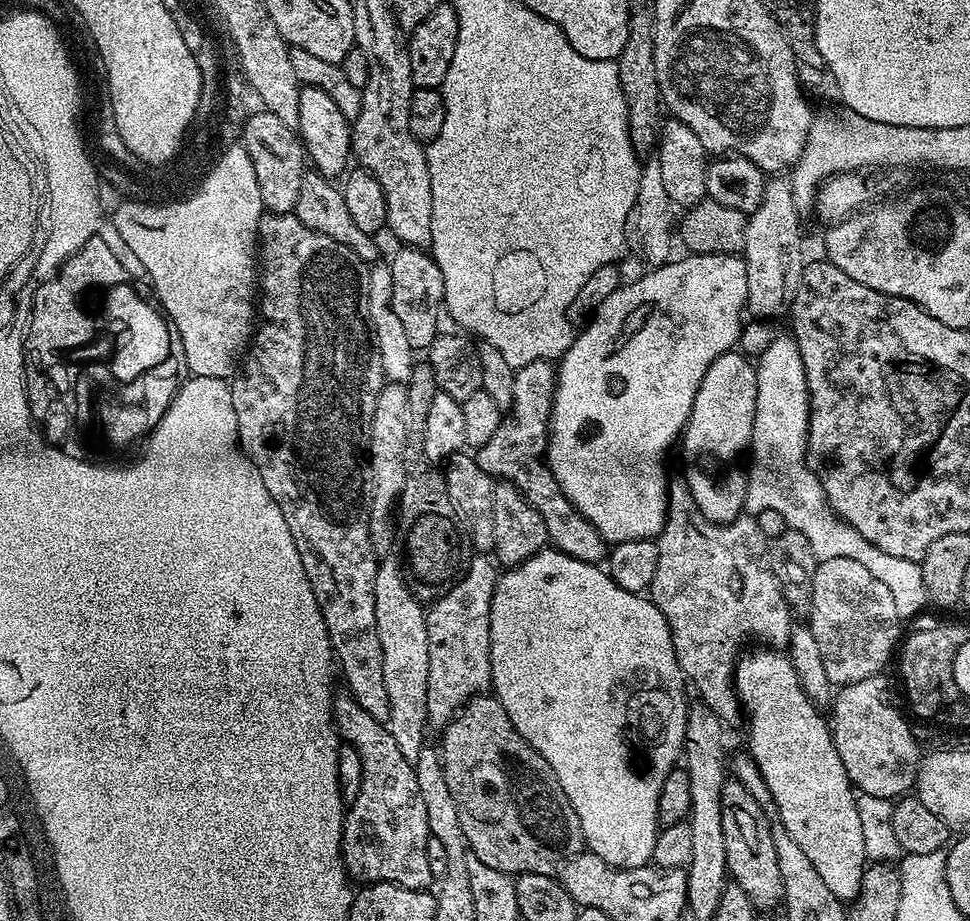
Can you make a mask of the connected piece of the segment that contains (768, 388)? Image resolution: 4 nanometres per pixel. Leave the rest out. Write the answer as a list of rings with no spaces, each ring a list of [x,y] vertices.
[[[752,320],[741,329],[738,348],[744,355],[756,360],[756,381],[754,426],[749,444],[752,468],[747,469],[748,489],[744,499],[744,512],[755,516],[763,510],[778,510],[786,518],[789,529],[806,534],[814,549],[817,561],[830,558],[854,558],[862,562],[878,582],[886,585],[894,597],[894,606],[901,621],[908,622],[929,603],[926,582],[922,582],[922,570],[915,560],[894,558],[886,550],[878,550],[858,530],[854,530],[833,512],[828,505],[820,479],[808,462],[808,387],[805,367],[802,364],[798,344],[790,334],[778,336],[772,341],[772,330],[762,320]]]

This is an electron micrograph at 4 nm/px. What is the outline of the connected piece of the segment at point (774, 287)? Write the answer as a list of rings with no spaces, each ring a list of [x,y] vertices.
[[[772,178],[765,183],[762,202],[758,206],[758,210],[748,216],[748,225],[746,226],[746,246],[742,253],[746,262],[746,290],[748,291],[746,308],[756,318],[780,316],[783,312],[785,315],[791,309],[794,294],[798,290],[798,282],[802,278],[802,270],[806,263],[804,236],[800,233],[802,218],[796,213],[792,185],[787,179],[780,179],[784,178]]]

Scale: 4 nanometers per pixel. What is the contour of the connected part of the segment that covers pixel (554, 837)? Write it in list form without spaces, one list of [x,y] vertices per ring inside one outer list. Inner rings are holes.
[[[481,694],[468,700],[442,730],[442,736],[446,786],[450,786],[450,794],[454,794],[454,806],[458,806],[458,818],[462,822],[462,834],[466,834],[468,851],[478,858],[478,862],[486,862],[486,866],[494,866],[494,870],[509,874],[529,872],[556,876],[568,860],[585,851],[578,814],[574,814],[566,790],[562,790],[554,770],[550,770],[550,762],[546,762],[546,758],[542,758],[542,754],[538,754],[538,750],[514,730],[510,714],[506,714],[495,695]]]

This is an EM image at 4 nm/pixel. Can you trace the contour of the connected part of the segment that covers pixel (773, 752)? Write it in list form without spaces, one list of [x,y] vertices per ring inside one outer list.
[[[780,650],[760,651],[764,652],[745,651],[734,665],[736,695],[740,697],[746,713],[746,728],[748,724],[746,751],[764,775],[764,781],[772,795],[772,804],[780,815],[779,827],[785,828],[790,838],[798,842],[798,847],[805,852],[806,858],[810,858],[814,870],[818,870],[822,882],[826,882],[826,887],[839,900],[855,901],[868,860],[866,842],[862,842],[862,818],[858,818],[857,793],[848,780],[842,758],[838,758],[829,721],[825,713],[823,716],[820,713],[823,711],[813,704],[806,690],[802,690],[802,682],[798,682],[798,674],[794,674],[791,660]]]

